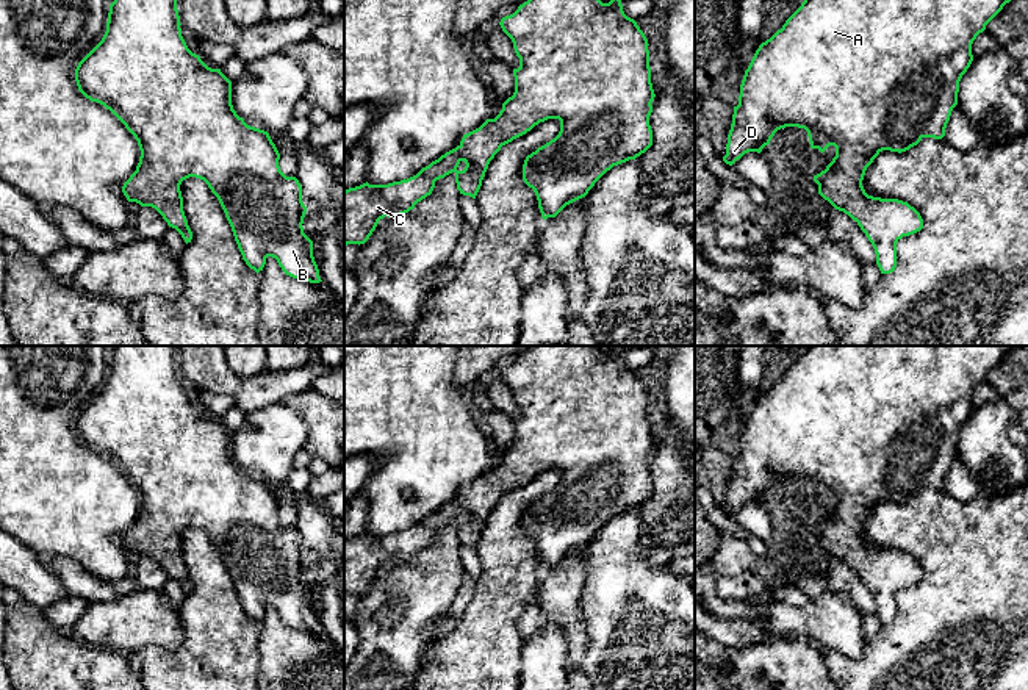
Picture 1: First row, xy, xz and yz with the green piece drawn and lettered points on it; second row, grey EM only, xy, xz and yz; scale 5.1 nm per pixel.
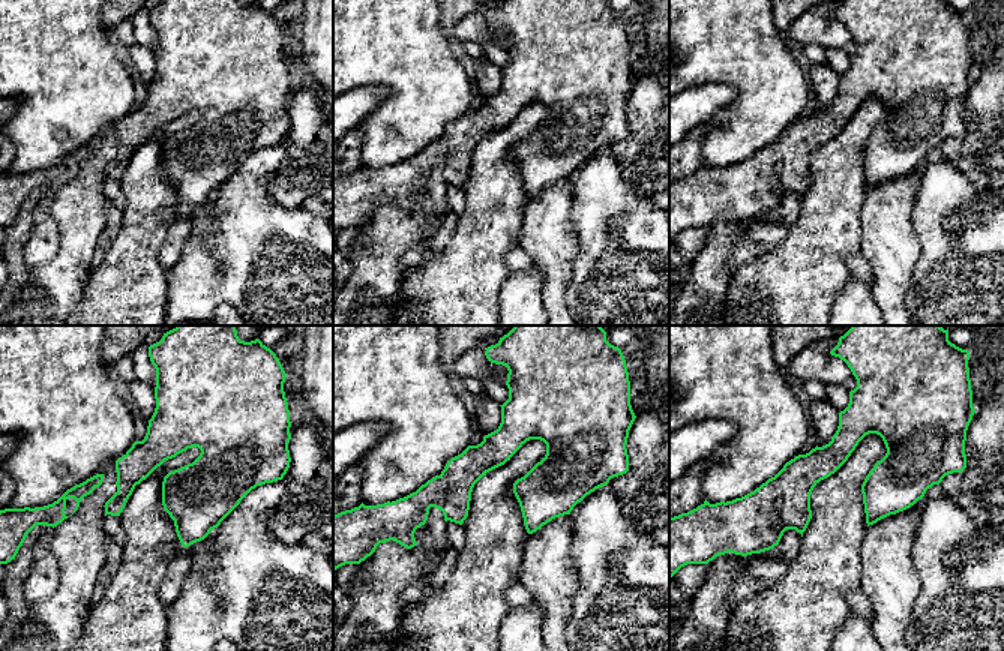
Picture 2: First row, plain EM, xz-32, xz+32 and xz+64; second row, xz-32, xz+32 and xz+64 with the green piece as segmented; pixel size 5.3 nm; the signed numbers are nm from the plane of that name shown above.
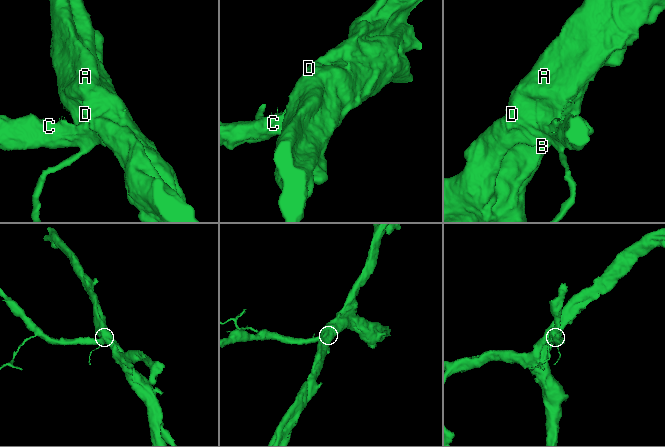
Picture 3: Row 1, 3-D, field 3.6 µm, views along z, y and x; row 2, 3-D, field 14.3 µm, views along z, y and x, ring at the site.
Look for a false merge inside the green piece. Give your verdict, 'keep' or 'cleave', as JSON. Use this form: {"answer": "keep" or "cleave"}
{"answer": "keep"}

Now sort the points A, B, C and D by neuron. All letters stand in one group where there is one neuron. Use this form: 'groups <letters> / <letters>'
groups A B C D

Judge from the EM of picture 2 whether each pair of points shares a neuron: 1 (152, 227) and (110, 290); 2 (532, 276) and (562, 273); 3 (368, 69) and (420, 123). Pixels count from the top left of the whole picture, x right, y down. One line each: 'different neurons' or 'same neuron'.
1: same neuron
2: different neurons
3: same neuron

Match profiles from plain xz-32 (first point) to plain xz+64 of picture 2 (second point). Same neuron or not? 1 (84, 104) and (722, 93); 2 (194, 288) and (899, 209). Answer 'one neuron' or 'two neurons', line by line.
1: two neurons
2: two neurons

